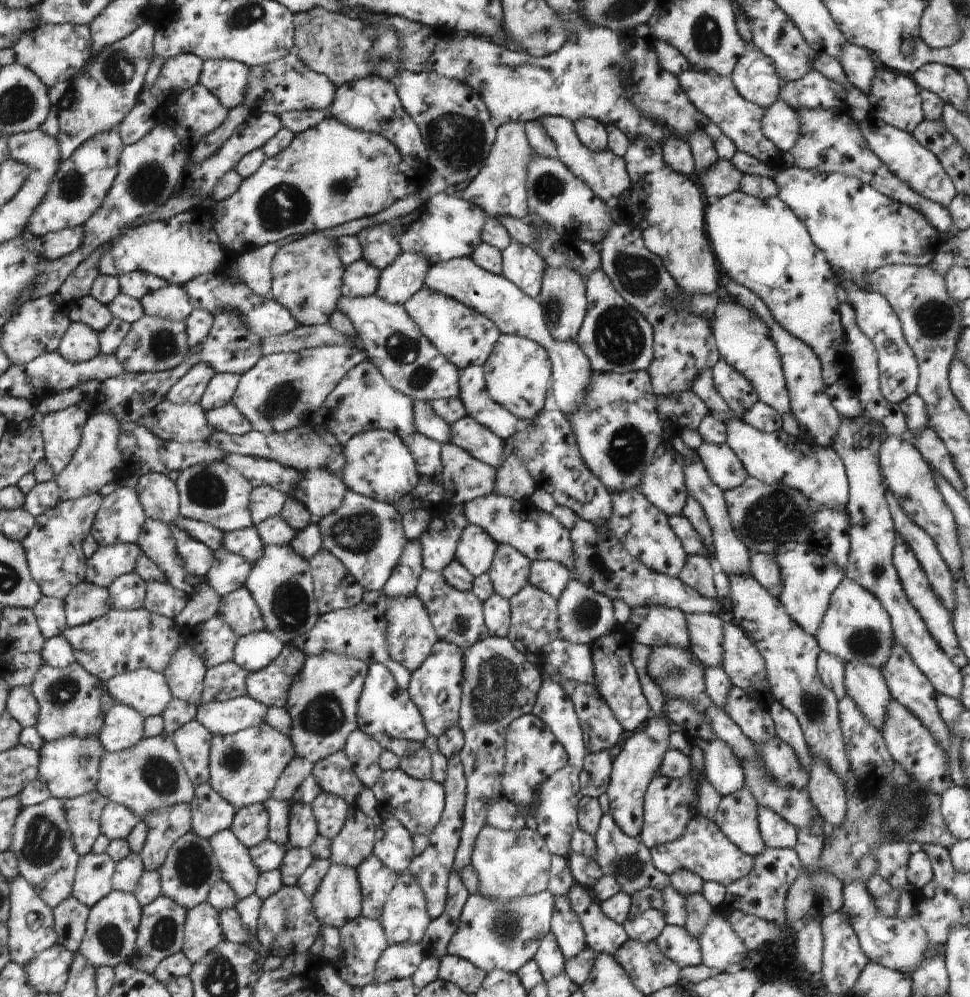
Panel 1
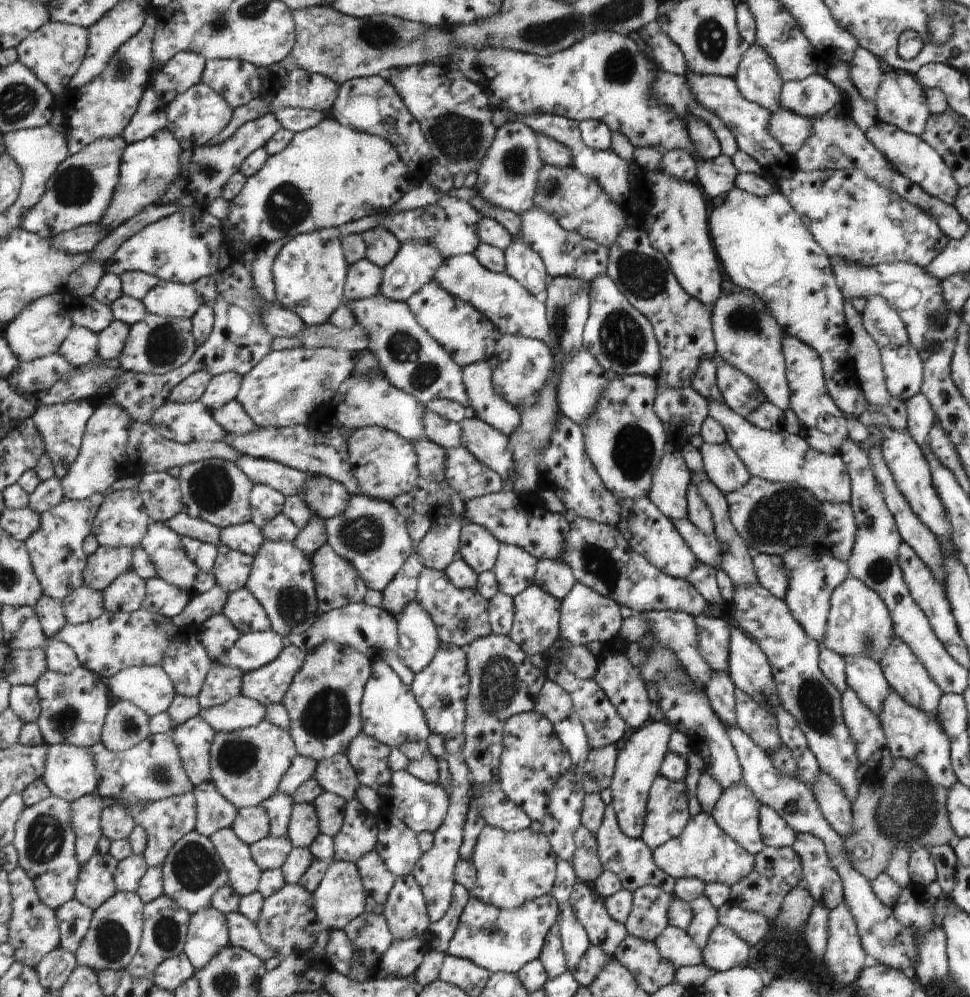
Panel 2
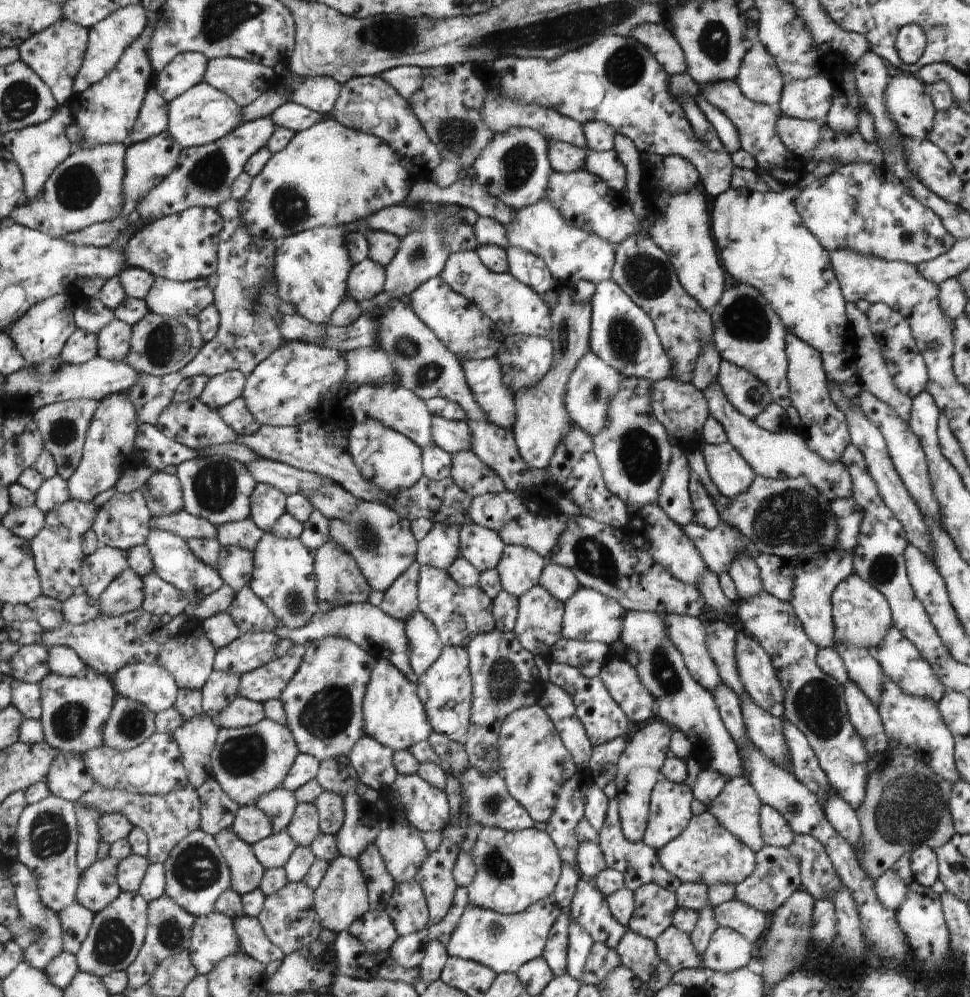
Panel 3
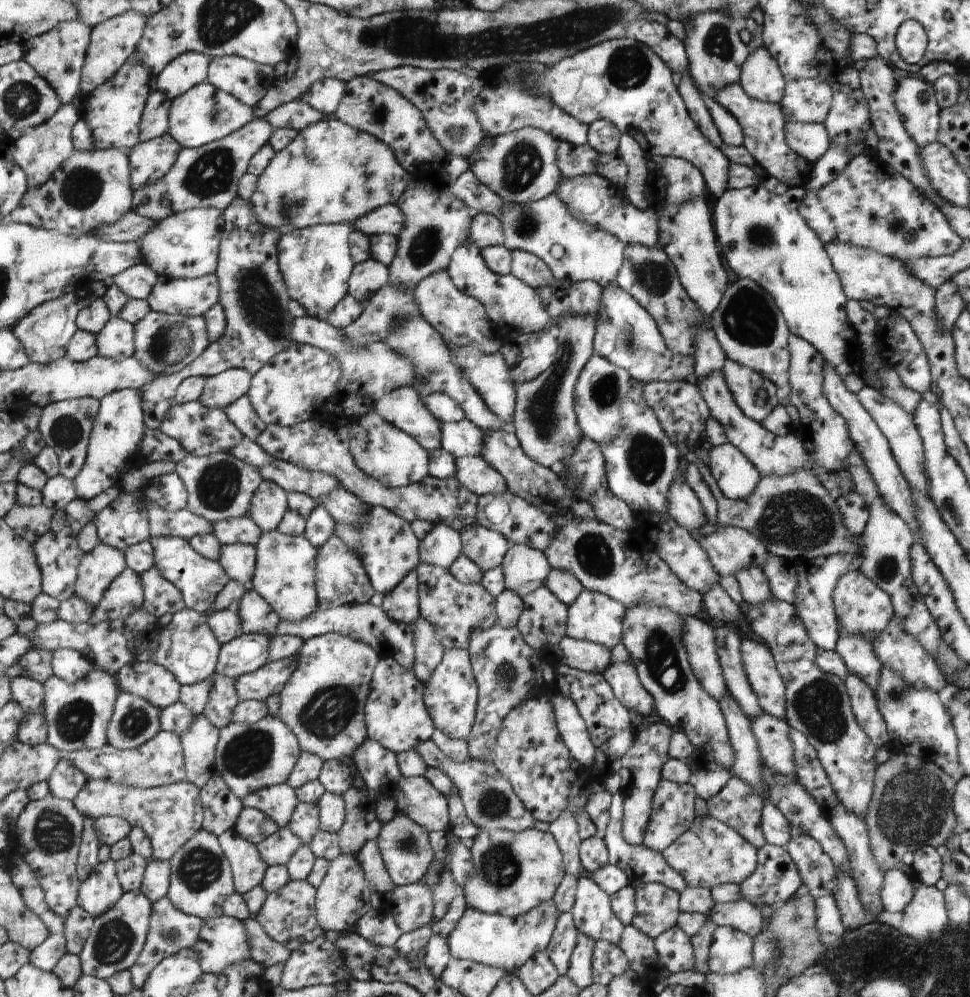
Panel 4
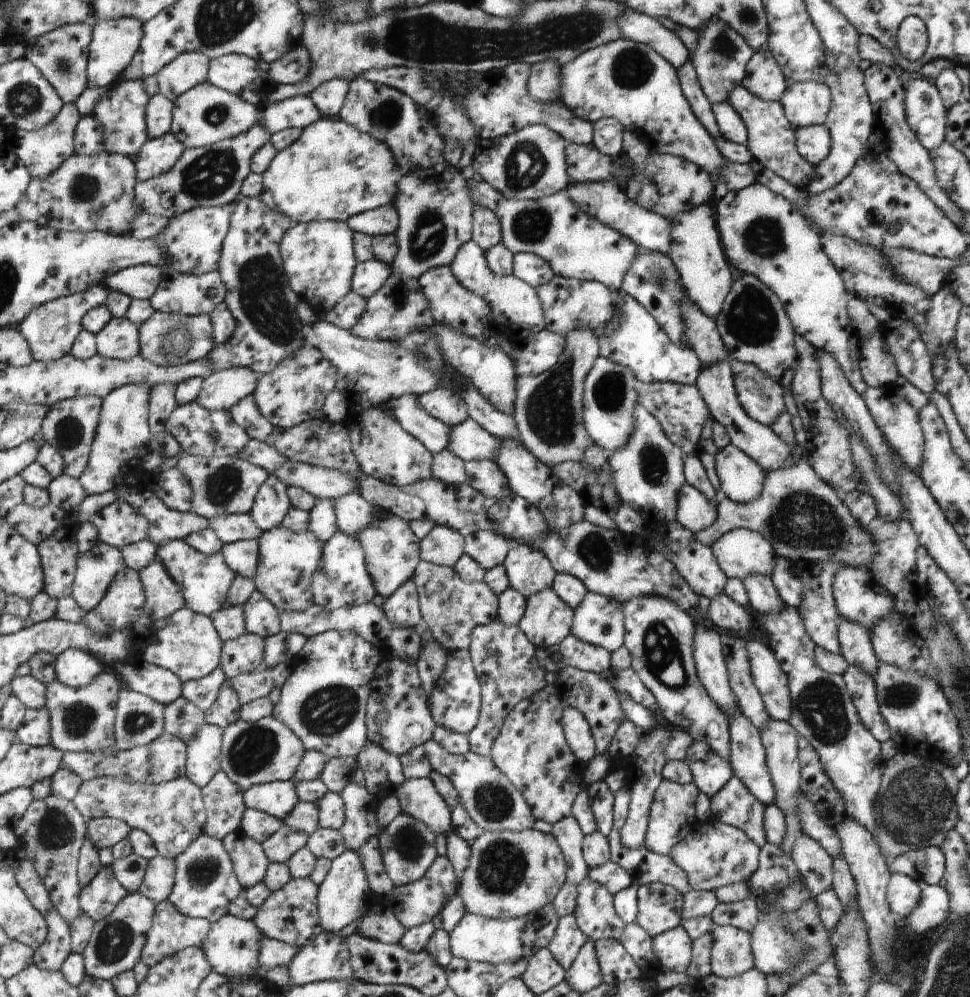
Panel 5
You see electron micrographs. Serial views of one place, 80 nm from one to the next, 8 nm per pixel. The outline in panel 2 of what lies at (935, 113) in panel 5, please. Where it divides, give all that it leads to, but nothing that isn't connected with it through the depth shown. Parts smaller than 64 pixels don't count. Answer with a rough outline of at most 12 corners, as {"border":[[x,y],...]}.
{"border":[[883,74],[878,120],[918,136],[931,115],[914,75]]}

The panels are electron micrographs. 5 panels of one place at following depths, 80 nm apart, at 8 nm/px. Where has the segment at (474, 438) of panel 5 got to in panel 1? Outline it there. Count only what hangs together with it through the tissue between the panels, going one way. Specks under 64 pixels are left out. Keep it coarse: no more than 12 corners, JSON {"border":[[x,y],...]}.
{"border":[[417,399],[417,432],[440,444],[451,442],[452,426]]}

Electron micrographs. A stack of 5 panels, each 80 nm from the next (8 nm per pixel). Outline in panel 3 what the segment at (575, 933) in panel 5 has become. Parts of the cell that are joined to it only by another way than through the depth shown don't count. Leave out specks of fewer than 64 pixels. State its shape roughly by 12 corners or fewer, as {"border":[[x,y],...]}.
{"border":[[562,910],[542,953],[554,976],[567,972],[570,919]]}

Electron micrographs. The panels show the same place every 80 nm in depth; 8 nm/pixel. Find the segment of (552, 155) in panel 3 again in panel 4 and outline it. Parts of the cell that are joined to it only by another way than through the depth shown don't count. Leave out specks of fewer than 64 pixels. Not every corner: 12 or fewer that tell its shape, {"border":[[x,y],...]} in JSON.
{"border":[[559,141],[556,164],[562,177],[598,172],[600,155],[588,143]]}

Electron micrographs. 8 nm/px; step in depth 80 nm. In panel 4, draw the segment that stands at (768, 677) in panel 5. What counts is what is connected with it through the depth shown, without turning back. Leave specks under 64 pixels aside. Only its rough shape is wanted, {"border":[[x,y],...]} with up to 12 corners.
{"border":[[741,639],[761,710],[784,719],[785,682],[768,648]]}

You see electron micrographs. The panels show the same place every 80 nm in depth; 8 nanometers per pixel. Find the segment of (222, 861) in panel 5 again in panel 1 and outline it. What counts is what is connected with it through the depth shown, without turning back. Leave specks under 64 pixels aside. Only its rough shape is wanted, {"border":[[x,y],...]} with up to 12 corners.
{"border":[[190,830],[157,870],[186,910],[222,880],[209,839]]}

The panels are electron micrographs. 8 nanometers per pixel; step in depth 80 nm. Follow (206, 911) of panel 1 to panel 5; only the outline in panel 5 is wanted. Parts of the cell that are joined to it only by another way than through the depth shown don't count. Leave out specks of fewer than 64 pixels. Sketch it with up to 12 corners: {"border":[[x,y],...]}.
{"border":[[225,914],[200,948],[215,973],[260,970],[264,935],[253,920]]}

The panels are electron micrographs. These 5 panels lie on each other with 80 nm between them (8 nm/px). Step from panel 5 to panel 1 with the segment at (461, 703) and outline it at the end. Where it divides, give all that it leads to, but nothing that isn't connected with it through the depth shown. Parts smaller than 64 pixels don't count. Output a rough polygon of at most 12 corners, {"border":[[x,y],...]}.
{"border":[[439,640],[407,691],[426,730],[459,726],[464,656]]}

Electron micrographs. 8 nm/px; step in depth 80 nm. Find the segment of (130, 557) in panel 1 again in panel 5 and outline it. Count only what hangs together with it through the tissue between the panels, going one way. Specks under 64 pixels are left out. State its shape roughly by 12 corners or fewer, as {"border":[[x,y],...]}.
{"border":[[97,542],[79,555],[72,598],[86,612],[124,566]]}

